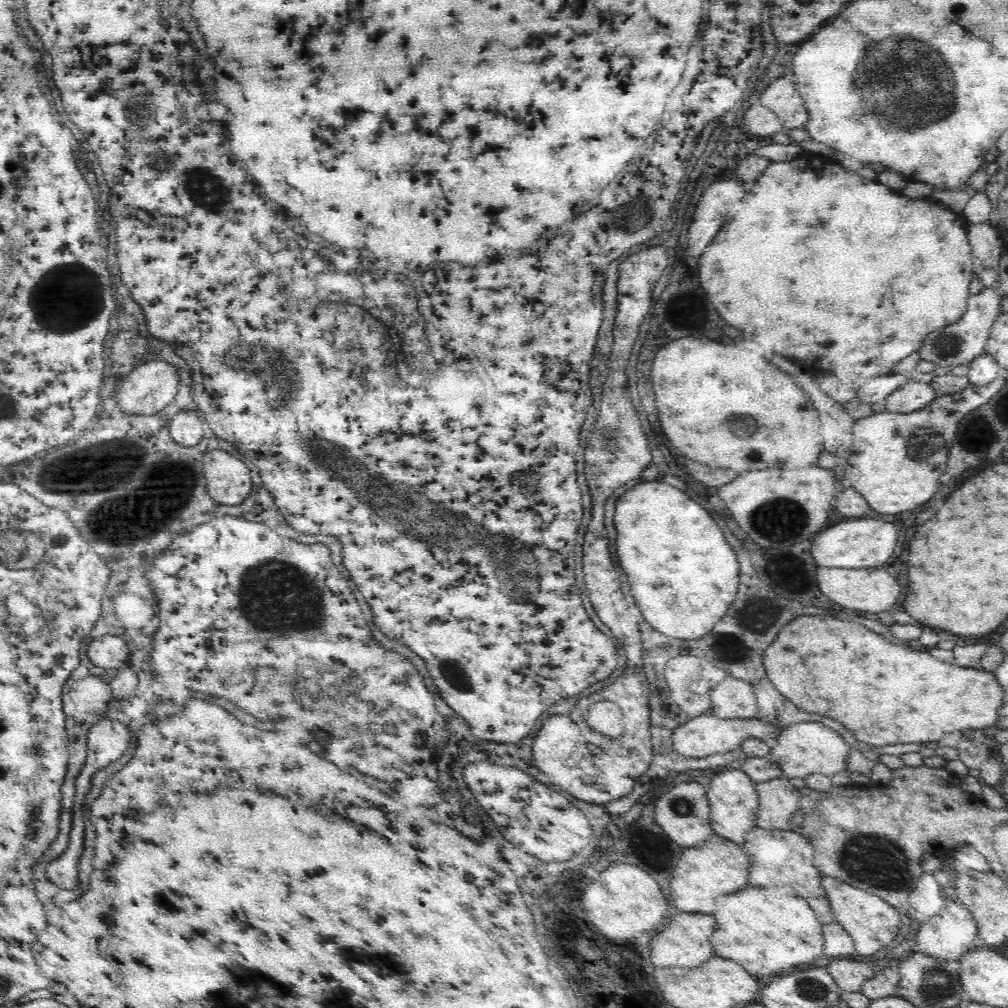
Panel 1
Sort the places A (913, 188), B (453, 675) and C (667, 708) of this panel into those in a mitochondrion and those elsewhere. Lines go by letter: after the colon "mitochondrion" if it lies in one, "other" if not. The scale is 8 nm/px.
A: other
B: mitochondrion
C: other

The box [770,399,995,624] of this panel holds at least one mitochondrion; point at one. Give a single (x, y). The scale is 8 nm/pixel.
(920, 443)

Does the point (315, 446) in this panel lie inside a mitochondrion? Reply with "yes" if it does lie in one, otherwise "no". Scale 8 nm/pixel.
yes

